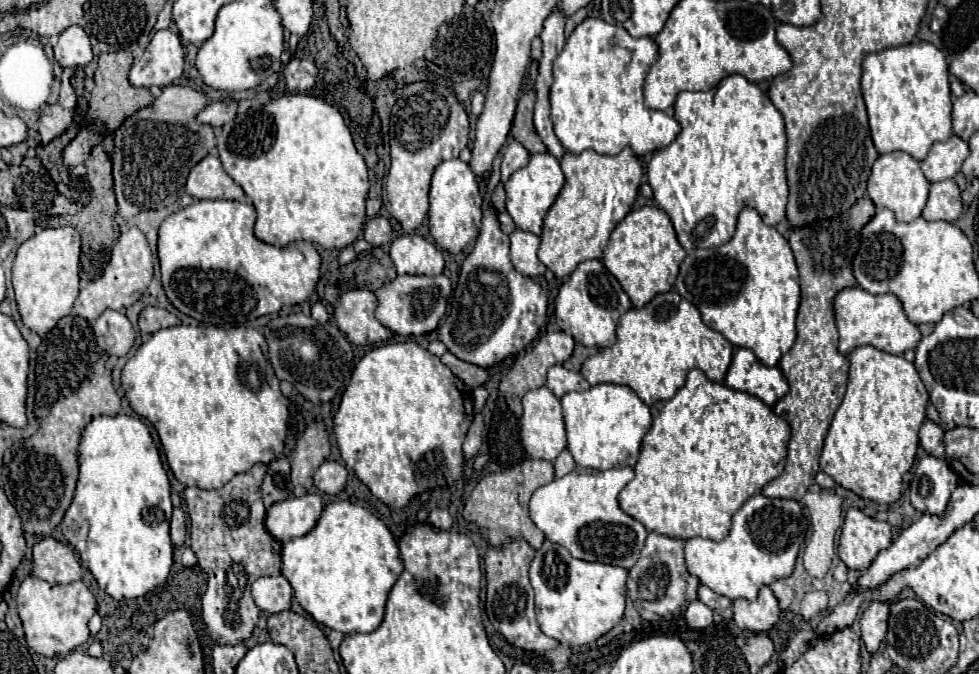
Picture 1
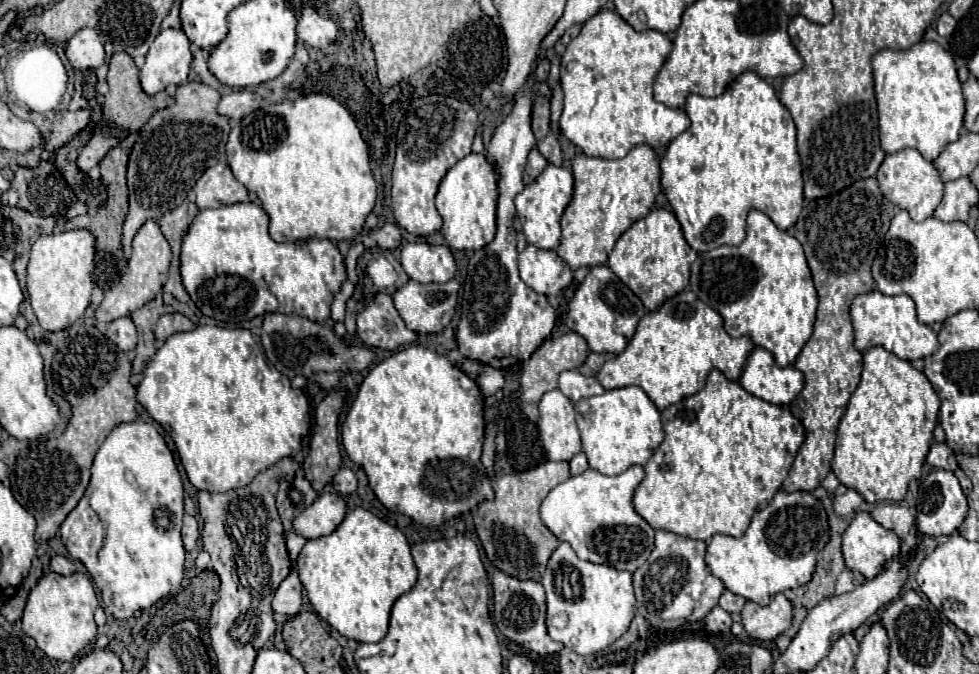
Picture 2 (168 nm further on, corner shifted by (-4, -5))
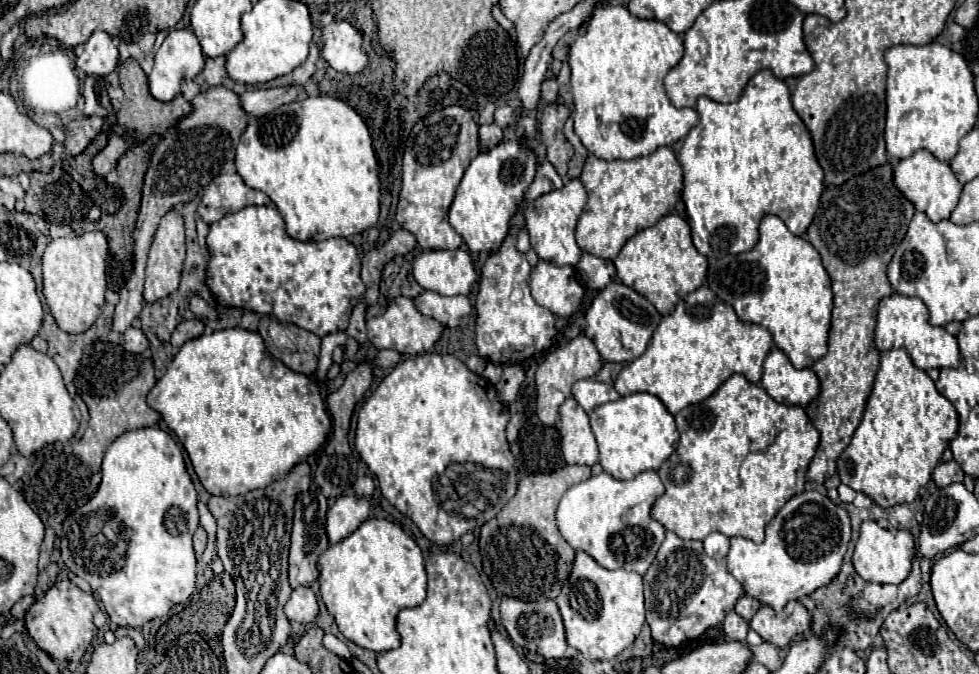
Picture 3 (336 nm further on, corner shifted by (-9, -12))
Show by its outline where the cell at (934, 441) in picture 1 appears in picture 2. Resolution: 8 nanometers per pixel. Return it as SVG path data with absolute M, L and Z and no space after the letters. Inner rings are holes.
M934 441L934 443L930 445L926 463L928 463L930 467L934 467L934 469L946 469L946 471L956 471L956 469L958 469L954 451L952 451L946 443L938 443L938 441Z

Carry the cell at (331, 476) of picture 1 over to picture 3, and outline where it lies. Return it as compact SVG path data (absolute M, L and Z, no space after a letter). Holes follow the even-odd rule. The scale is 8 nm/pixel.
M369 476L359 478L353 488L355 488L355 494L357 496L371 496L375 492L375 484L373 484L373 480Z

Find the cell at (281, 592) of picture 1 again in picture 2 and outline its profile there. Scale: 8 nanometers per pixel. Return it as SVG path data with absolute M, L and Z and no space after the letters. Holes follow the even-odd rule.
M290 573L276 589L272 599L272 609L274 613L294 617L300 611L300 607L302 607L302 583L296 573Z

